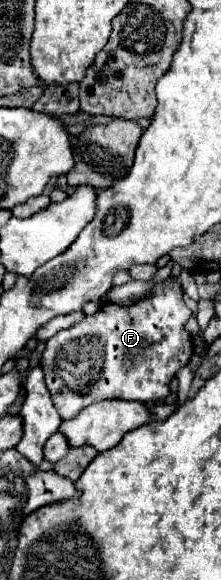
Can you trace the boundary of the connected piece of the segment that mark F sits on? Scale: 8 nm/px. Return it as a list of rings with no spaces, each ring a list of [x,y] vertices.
[[[157,284],[139,302],[129,306],[105,302],[93,316],[85,316],[81,322],[49,338],[43,352],[41,366],[59,416],[63,420],[73,418],[89,404],[101,400],[119,398],[119,400],[137,400],[137,402],[149,402],[149,400],[157,402],[161,398],[167,398],[171,378],[193,356],[193,338],[185,330],[189,318],[191,318],[191,310],[183,302],[181,286]]]

